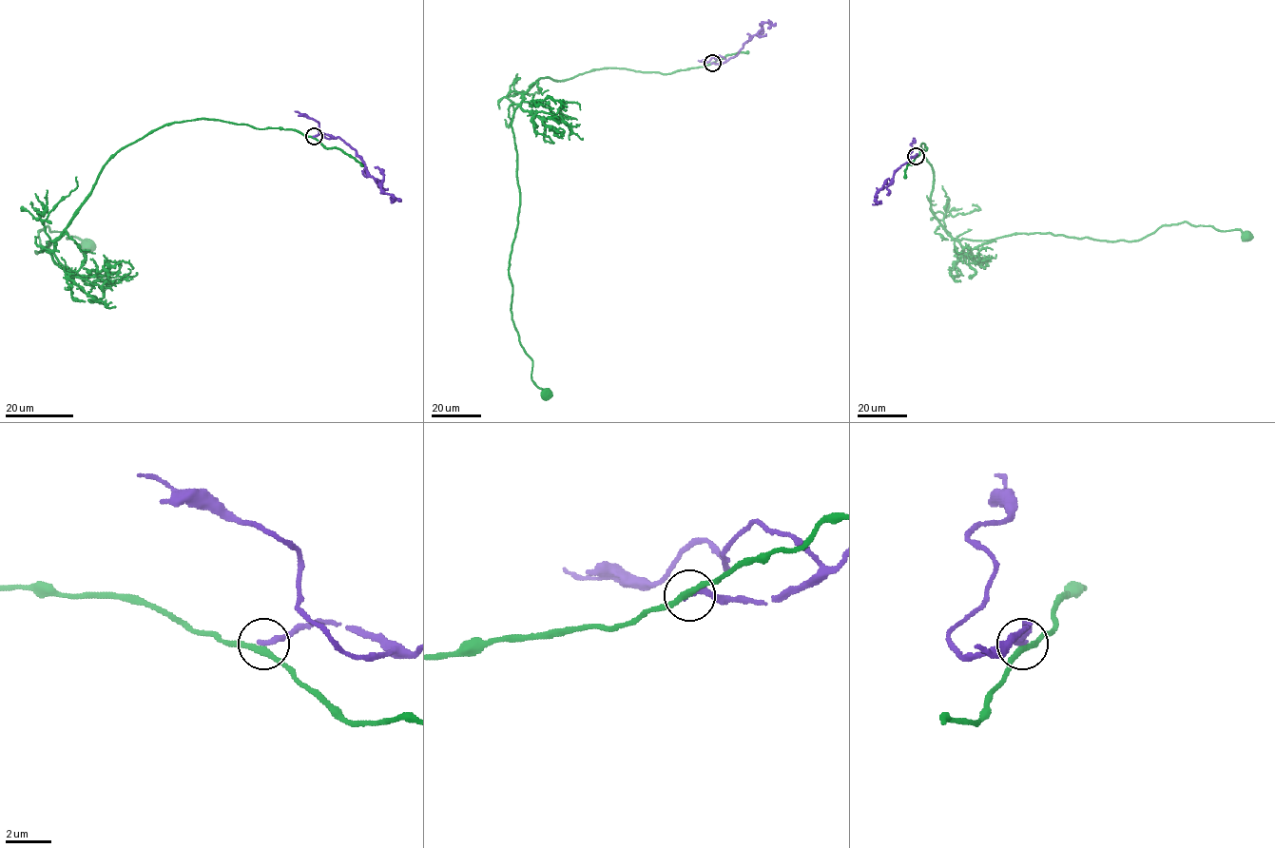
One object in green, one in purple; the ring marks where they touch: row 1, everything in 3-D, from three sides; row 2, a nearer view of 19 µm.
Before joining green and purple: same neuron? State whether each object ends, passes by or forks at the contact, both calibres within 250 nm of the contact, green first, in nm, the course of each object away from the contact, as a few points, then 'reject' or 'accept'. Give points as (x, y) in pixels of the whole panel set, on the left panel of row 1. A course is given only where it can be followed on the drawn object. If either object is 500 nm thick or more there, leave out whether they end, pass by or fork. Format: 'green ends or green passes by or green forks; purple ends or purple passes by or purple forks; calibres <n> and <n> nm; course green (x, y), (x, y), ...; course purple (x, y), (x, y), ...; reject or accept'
green passes by; purple ends; calibres 260 and 280 nm; course green (314, 137), (201, 119), (164, 125), (120, 148), (55, 247), (35, 251), (48, 226), (88, 244); course purple (314, 137), (324, 133), (340, 138), (357, 151), (366, 171), (381, 182), (385, 193), (390, 197); reject

